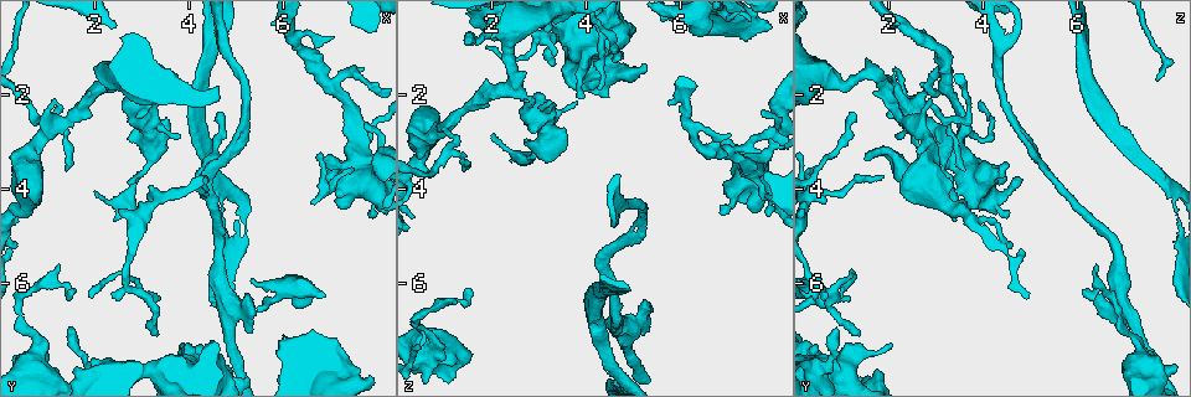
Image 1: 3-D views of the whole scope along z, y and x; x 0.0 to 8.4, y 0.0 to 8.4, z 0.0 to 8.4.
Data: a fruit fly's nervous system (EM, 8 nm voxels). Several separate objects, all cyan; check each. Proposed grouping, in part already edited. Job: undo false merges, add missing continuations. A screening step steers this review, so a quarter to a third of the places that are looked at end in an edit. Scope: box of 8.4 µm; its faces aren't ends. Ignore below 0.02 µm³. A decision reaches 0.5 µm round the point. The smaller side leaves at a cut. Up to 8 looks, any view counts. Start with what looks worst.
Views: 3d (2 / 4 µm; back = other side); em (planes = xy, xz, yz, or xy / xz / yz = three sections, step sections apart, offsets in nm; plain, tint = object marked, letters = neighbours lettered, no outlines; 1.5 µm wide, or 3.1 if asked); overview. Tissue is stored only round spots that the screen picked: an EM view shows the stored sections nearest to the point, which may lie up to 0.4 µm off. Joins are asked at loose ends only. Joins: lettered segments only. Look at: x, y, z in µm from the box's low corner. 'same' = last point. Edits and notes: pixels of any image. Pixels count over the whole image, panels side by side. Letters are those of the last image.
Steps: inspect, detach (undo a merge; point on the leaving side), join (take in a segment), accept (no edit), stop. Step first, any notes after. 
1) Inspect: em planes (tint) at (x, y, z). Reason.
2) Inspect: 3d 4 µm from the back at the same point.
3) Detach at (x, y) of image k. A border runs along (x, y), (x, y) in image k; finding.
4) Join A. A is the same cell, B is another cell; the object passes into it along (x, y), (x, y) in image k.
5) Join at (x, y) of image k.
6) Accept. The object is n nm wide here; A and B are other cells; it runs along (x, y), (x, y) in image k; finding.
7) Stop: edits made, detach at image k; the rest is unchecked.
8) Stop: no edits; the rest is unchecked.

Inspect: em 3.1 µm planes (tint) at (4.40, 0.85, 6.10). Side arm on a straight run.

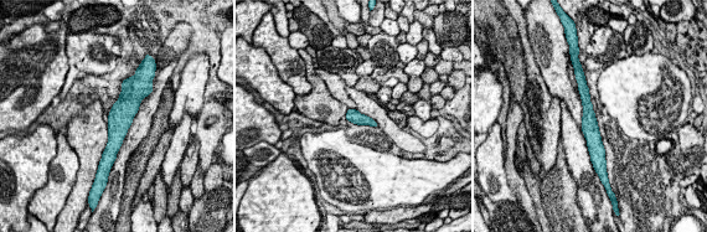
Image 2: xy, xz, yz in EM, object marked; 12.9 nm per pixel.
Inspect: em 3.1 µm planes (letters) at the same point.

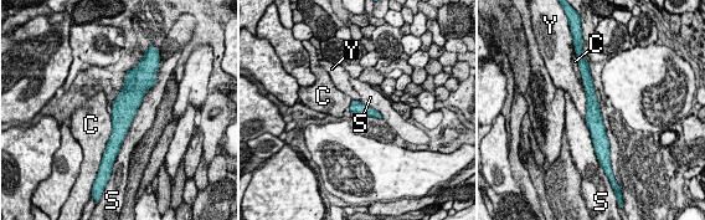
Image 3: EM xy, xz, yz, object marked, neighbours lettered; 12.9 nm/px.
Accept. C, S and Y are other cells; it runs along (130, 76), (130, 98), (112, 144) in image 3; all the same neuron.

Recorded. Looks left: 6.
Inspect: em planes (tint) at (0.70, 2.35, 3.70). Narrows sharply.

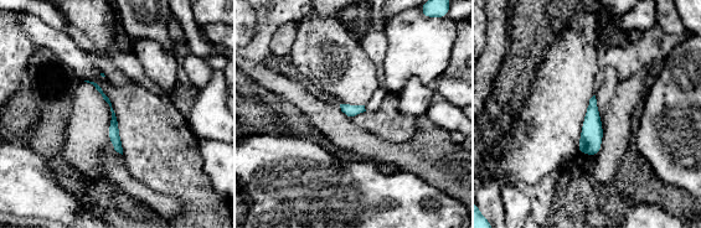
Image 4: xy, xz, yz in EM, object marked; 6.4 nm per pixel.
Inspect: em planes (letters) at the same point. See the neighbours.

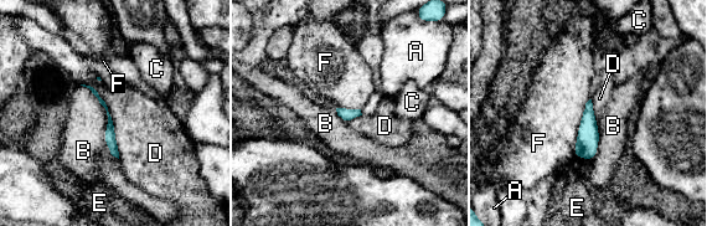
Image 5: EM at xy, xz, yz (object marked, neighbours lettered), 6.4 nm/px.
Accept. The object is 80 nm wide here; A, B, C, D, E and F are other cells; continuous, no second neuron.

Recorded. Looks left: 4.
Inspect: 3d 4 µm from the back at (4.85, 6.30, 6.90). Thick turns thin.

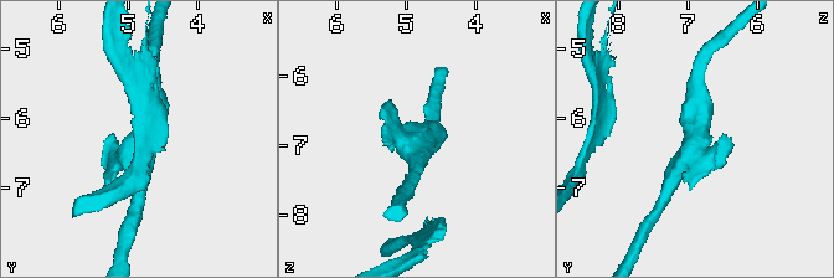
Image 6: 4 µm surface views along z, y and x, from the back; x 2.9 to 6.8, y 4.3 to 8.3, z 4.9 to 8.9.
Inspect: em planes (tint) at (4.80, 6.30, 6.90).

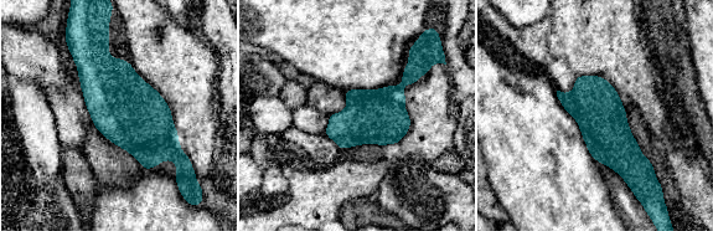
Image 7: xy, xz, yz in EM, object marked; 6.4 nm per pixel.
Inspect: em planes (letters) at the same point.

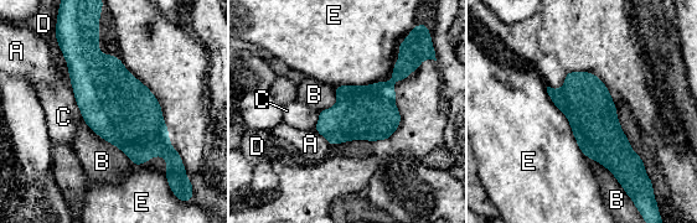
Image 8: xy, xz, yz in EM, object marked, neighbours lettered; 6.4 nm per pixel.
Accept. A, B, C, D and E are other cells; a border runs along (82, 120), (129, 160) in image 8; all the same neuron.

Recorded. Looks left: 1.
Stop: no edits; the rest is unchecked.

